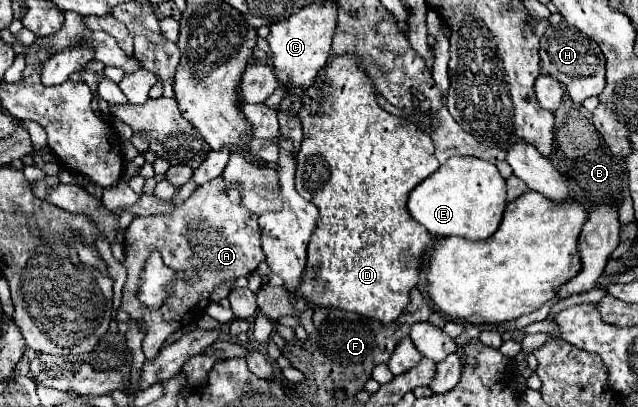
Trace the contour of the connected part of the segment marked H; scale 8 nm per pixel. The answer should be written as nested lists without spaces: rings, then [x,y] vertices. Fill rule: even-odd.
[[[565,20],[549,26],[549,30],[541,38],[541,66],[549,76],[557,78],[563,84],[567,94],[575,104],[581,104],[585,98],[599,96],[605,88],[605,56],[595,40],[579,32],[575,26],[569,26]]]

